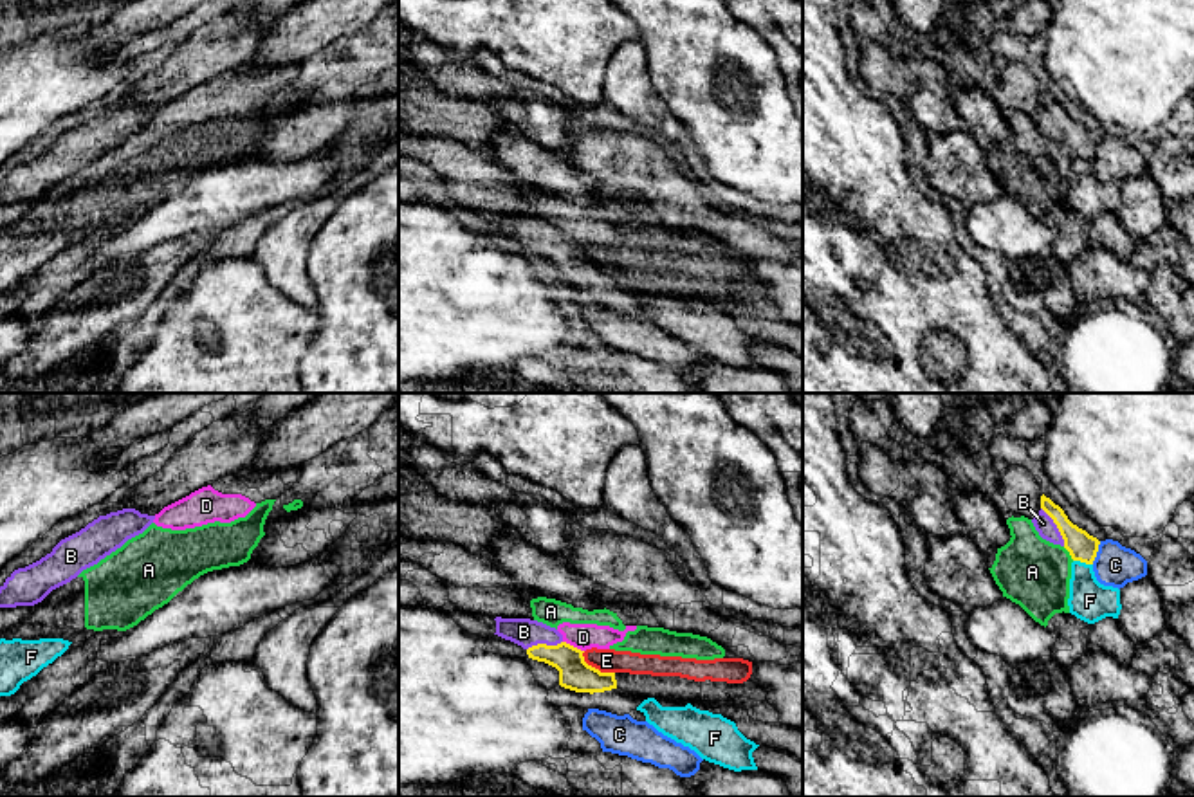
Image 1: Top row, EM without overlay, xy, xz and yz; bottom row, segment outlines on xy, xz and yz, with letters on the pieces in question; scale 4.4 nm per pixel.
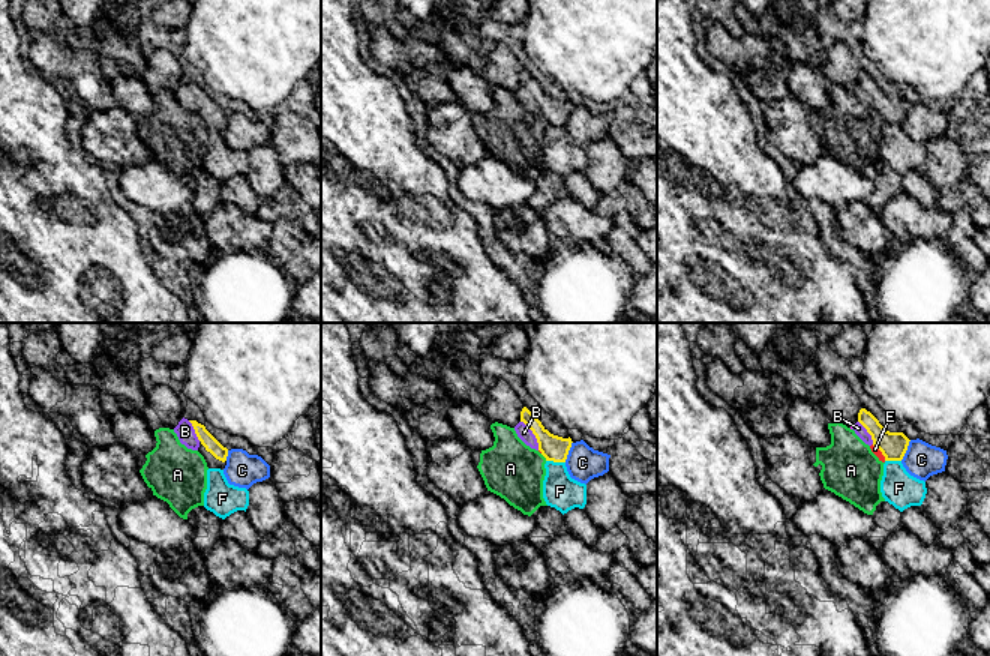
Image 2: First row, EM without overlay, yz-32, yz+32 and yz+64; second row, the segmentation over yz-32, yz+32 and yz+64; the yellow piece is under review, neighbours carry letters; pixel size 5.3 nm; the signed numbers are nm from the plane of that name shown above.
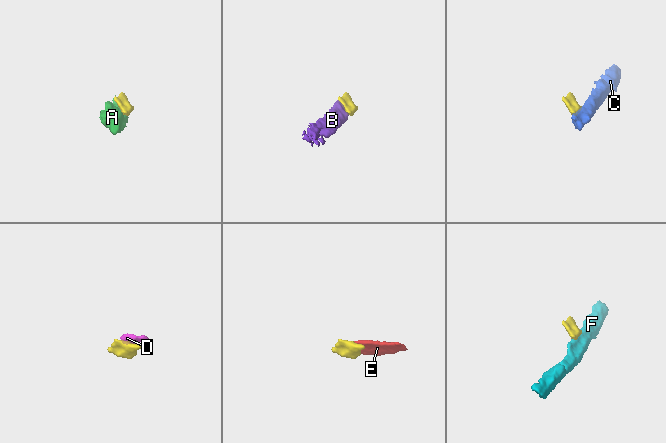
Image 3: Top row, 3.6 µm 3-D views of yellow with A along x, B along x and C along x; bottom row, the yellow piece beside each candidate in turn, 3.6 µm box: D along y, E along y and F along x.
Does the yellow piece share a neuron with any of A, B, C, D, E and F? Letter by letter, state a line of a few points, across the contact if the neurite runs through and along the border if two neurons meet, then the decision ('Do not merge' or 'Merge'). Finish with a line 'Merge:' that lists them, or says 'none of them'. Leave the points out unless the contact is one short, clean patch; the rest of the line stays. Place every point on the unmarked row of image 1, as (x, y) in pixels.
A: Line: yz (1063, 143), (1074, 155). Do not merge
B: Line: yz (1083, 143), (1057, 123), (1043, 119). Merge
C: Line: yz (1101, 137), (1092, 159). Do not merge
D: Line: xz (563, 237), (583, 247). Do not merge
E: Line: xz (581, 249), (588, 260), (614, 269). Do not merge
F: Line: yz (1074, 155), (1092, 161). Do not merge
Merge: B

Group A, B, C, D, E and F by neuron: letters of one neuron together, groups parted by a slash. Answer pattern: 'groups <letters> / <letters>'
groups A D E / B / C / F

